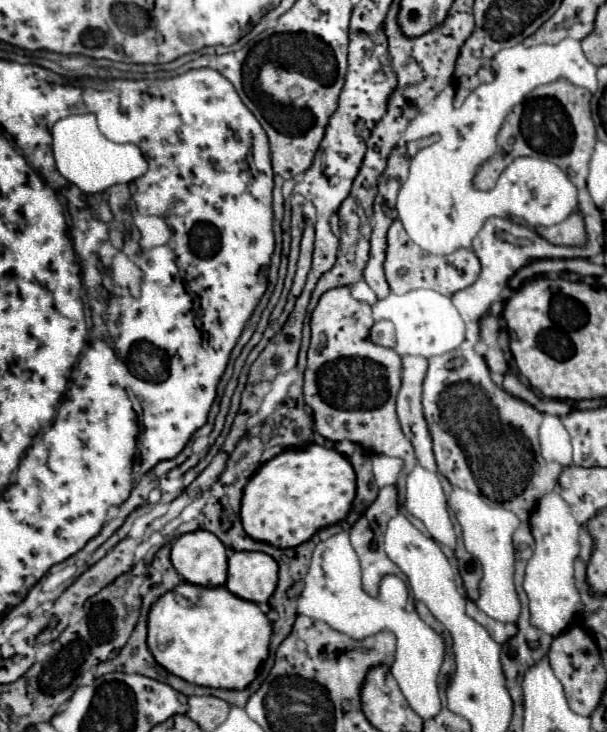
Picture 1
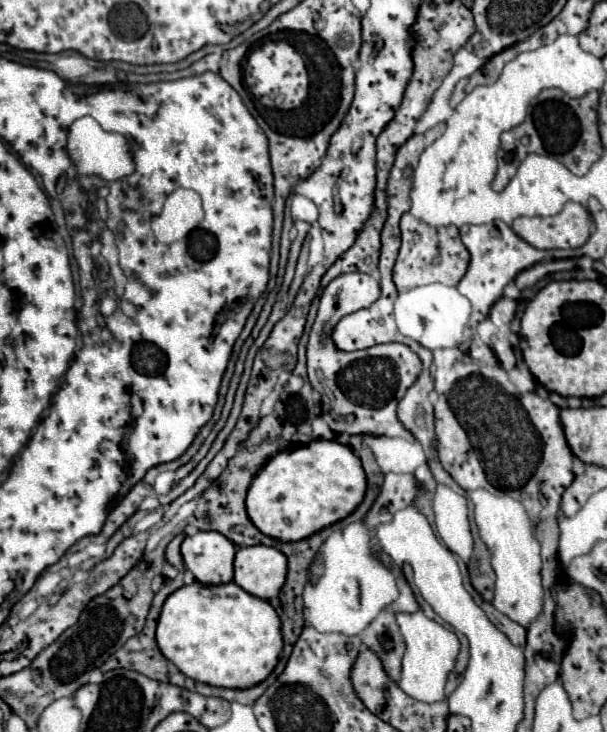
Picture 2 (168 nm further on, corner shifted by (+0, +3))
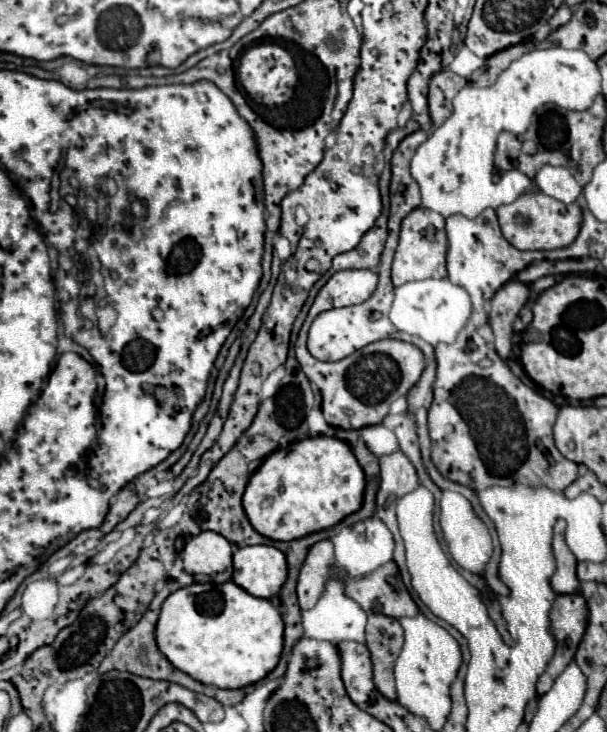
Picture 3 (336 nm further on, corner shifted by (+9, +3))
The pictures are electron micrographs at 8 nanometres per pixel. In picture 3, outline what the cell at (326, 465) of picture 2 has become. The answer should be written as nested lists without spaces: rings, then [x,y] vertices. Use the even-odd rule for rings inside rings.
[[[308,437],[270,453],[252,473],[242,499],[252,527],[276,541],[294,541],[328,529],[358,511],[364,495],[364,471],[348,443],[334,437]]]

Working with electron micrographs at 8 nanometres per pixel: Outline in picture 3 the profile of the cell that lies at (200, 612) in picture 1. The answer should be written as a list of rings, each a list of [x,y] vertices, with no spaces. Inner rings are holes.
[[[232,581],[226,583],[192,583],[174,591],[160,609],[156,623],[156,645],[162,655],[180,671],[188,673],[192,679],[214,685],[220,689],[240,689],[264,679],[278,663],[282,653],[284,623],[280,613],[272,607],[268,599],[258,599],[246,593]]]

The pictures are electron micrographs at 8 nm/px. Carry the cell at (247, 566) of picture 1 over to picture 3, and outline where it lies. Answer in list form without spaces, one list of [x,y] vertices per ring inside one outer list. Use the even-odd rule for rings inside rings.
[[[268,545],[236,549],[232,581],[254,597],[270,599],[278,595],[286,581],[284,553]]]

